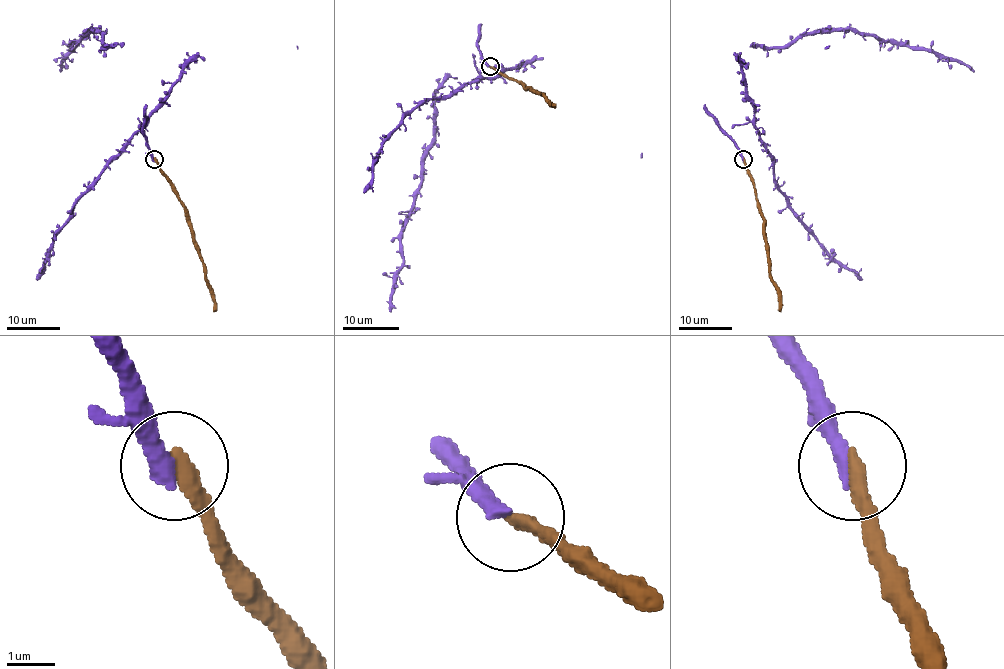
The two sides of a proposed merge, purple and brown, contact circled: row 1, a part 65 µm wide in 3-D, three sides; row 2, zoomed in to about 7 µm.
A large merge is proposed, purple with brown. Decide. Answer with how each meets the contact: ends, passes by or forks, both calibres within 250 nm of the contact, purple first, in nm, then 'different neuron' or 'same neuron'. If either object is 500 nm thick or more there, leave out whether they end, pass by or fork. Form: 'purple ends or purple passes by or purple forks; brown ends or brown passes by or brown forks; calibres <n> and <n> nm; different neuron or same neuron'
purple ends; brown ends; calibres 380 and 380 nm; same neuron

